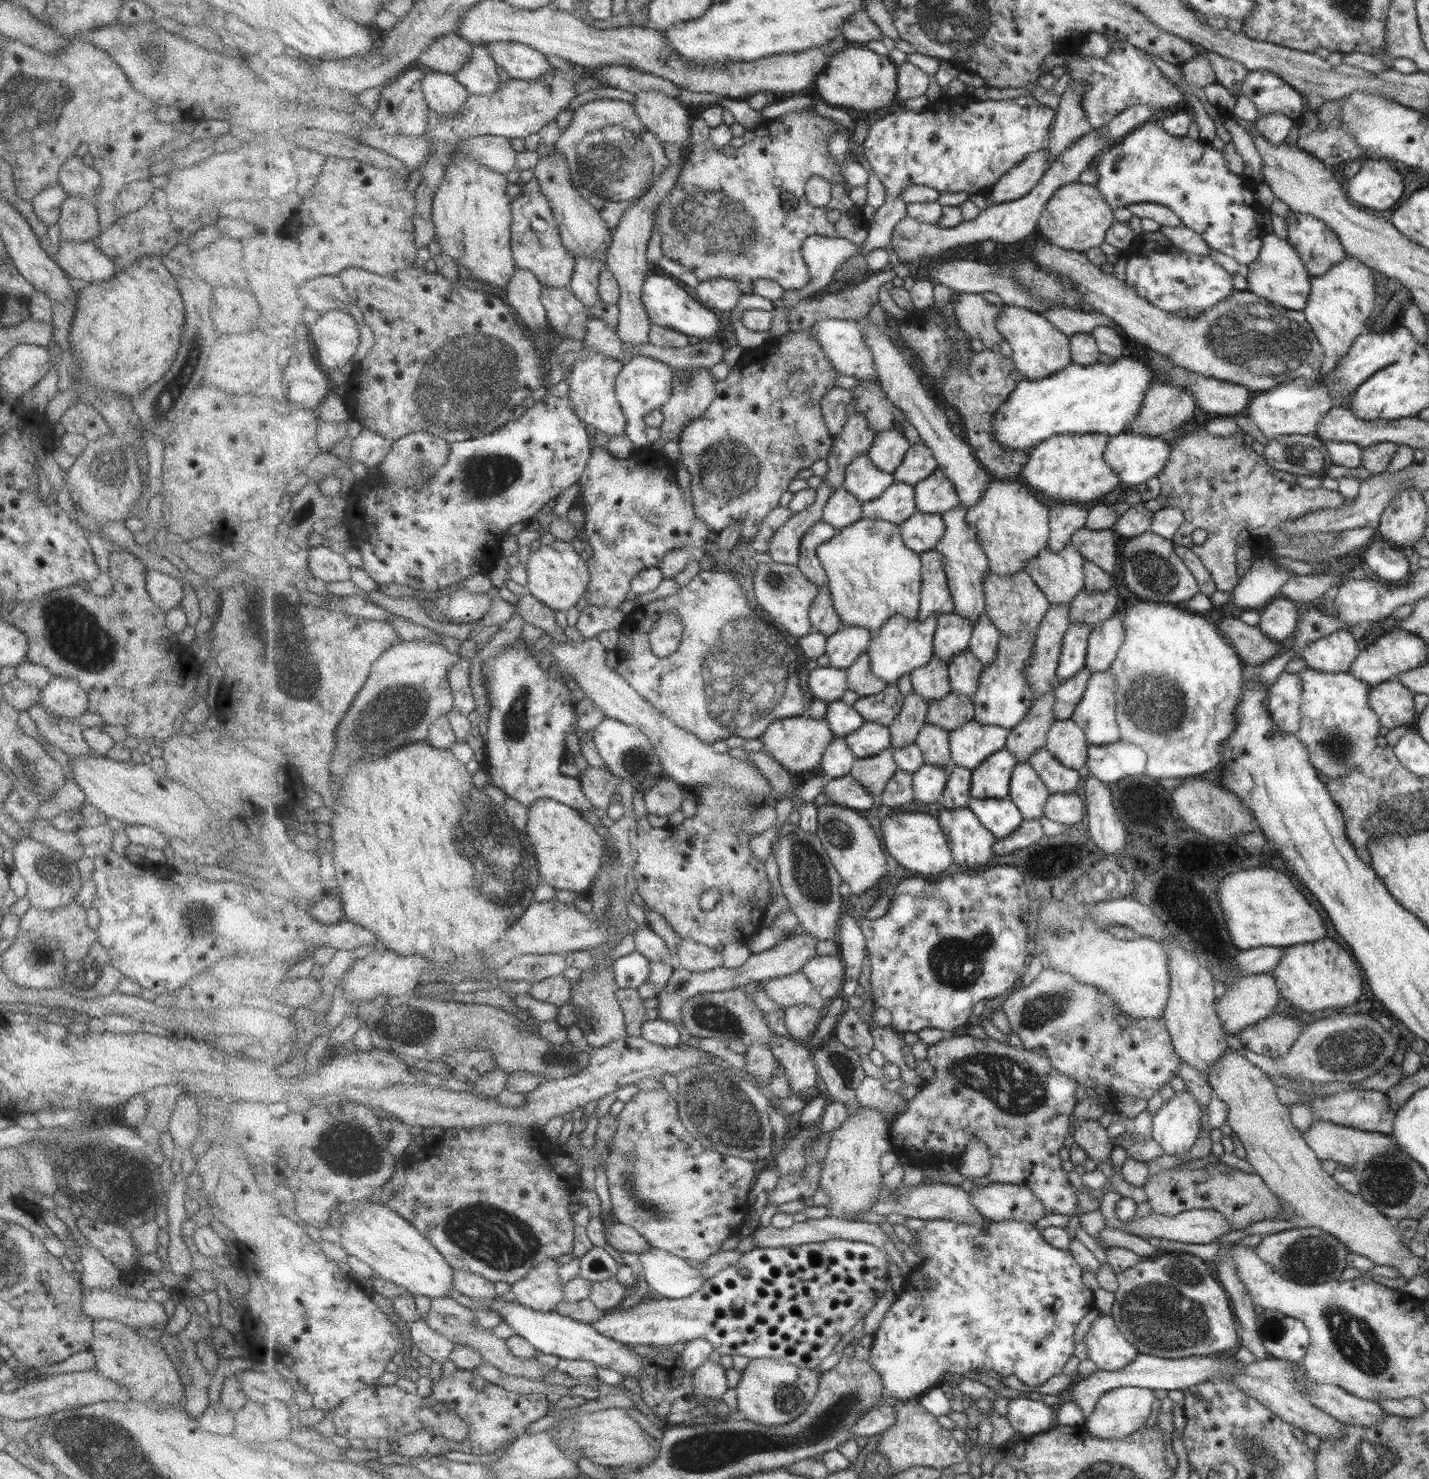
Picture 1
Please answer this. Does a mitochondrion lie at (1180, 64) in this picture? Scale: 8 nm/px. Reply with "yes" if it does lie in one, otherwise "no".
no

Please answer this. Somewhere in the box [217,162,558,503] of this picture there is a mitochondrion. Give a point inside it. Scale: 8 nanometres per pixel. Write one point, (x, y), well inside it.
(468, 383)

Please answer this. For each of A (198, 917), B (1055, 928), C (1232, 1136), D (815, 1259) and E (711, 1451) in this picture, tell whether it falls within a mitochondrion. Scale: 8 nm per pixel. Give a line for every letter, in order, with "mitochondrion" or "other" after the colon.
A: mitochondrion
B: mitochondrion
C: other
D: other
E: mitochondrion

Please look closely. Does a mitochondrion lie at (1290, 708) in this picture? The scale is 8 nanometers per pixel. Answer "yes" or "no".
no

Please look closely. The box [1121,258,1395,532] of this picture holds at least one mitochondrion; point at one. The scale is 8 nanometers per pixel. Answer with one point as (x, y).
(1257, 342)

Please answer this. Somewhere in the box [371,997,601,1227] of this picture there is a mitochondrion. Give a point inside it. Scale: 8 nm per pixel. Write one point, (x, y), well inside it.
(416, 1028)

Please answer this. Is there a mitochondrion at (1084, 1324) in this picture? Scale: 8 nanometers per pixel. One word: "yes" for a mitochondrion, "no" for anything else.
no

